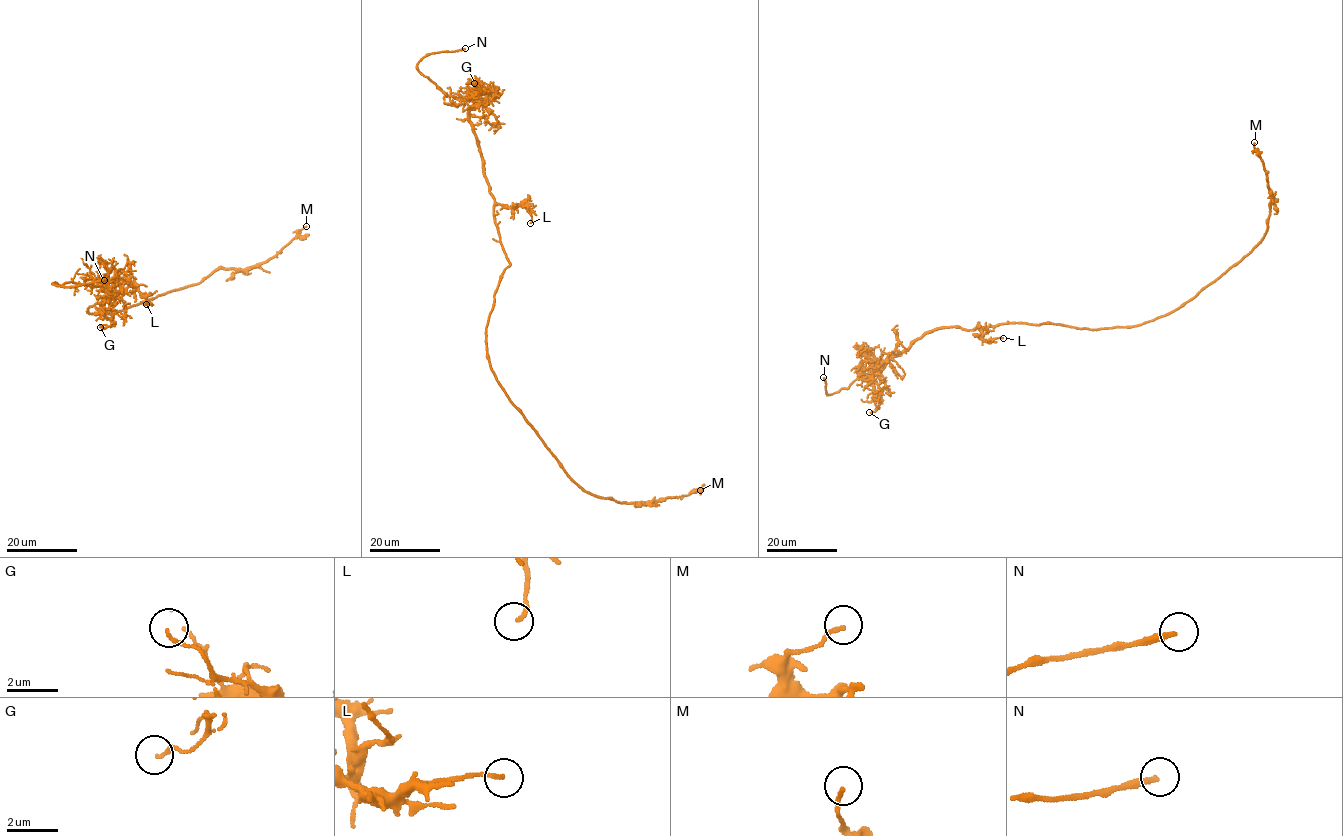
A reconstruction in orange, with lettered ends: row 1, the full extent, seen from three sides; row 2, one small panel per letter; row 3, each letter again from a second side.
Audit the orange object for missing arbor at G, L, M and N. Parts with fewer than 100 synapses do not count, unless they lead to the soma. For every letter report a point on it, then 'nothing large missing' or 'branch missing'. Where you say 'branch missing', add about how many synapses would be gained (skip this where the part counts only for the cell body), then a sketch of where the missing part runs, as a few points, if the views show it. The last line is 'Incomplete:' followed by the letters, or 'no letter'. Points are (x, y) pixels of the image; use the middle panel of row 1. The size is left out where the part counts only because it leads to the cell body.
G: at (474, 83); nothing large missing
L: at (530, 223); nothing large missing
M: at (700, 490); nothing large missing
N: at (465, 48); branch missing; missing branch runs (465, 48), (471, 49), (491, 33), (512, 35), (535, 24), (551, 24), (556, 19)
Incomplete: N

